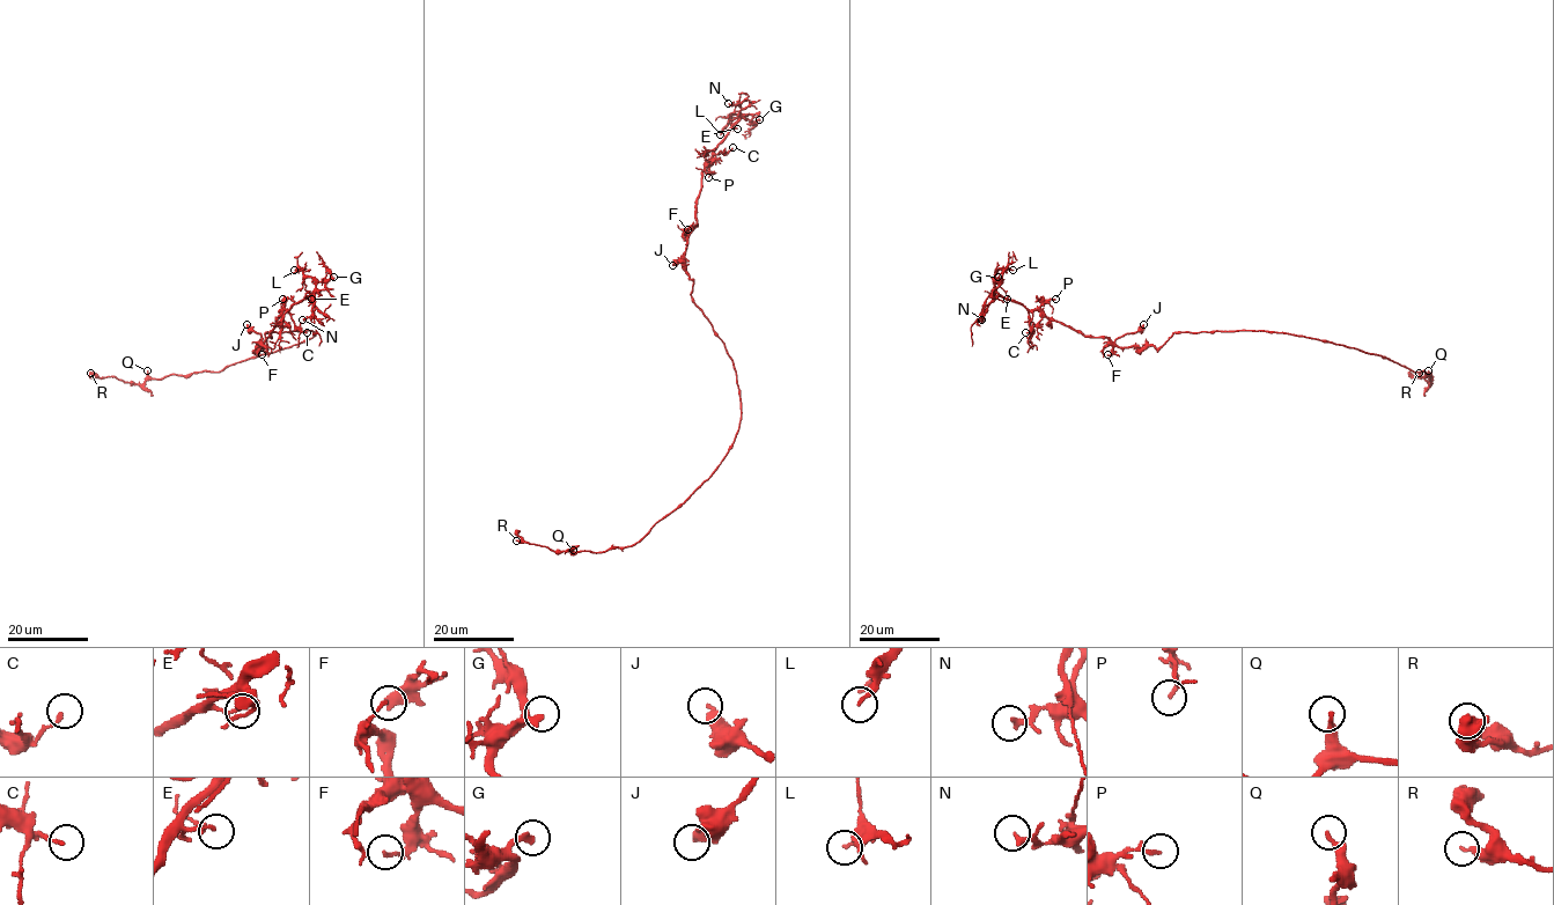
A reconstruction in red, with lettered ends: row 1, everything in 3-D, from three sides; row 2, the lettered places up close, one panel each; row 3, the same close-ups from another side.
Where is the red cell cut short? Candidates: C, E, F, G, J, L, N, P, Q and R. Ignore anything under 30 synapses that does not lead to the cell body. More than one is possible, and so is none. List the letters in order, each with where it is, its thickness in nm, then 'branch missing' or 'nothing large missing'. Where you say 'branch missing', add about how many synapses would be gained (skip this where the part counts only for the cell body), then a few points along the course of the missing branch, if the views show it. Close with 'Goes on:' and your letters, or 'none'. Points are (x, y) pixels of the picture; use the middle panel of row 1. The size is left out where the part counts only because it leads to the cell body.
C: (733, 147) | 160 nm | nothing large missing
E: (737, 129) | 170 nm | nothing large missing
F: (687, 229) | 140 nm | nothing large missing
G: (759, 119) | 280 nm | branch missing | (759, 119), (766, 124), (765, 117), (738, 117), (708, 100), (700, 105), (702, 112)
J: (672, 265) | 400 nm | nothing large missing
L: (720, 134) | 170 nm | nothing large missing
N: (728, 103) | 160 nm | nothing large missing
P: (708, 177) | 160 nm | nothing large missing
Q: (573, 550) | 220 nm | nothing large missing
R: (516, 541) | 220 nm | nothing large missing
Goes on: G

